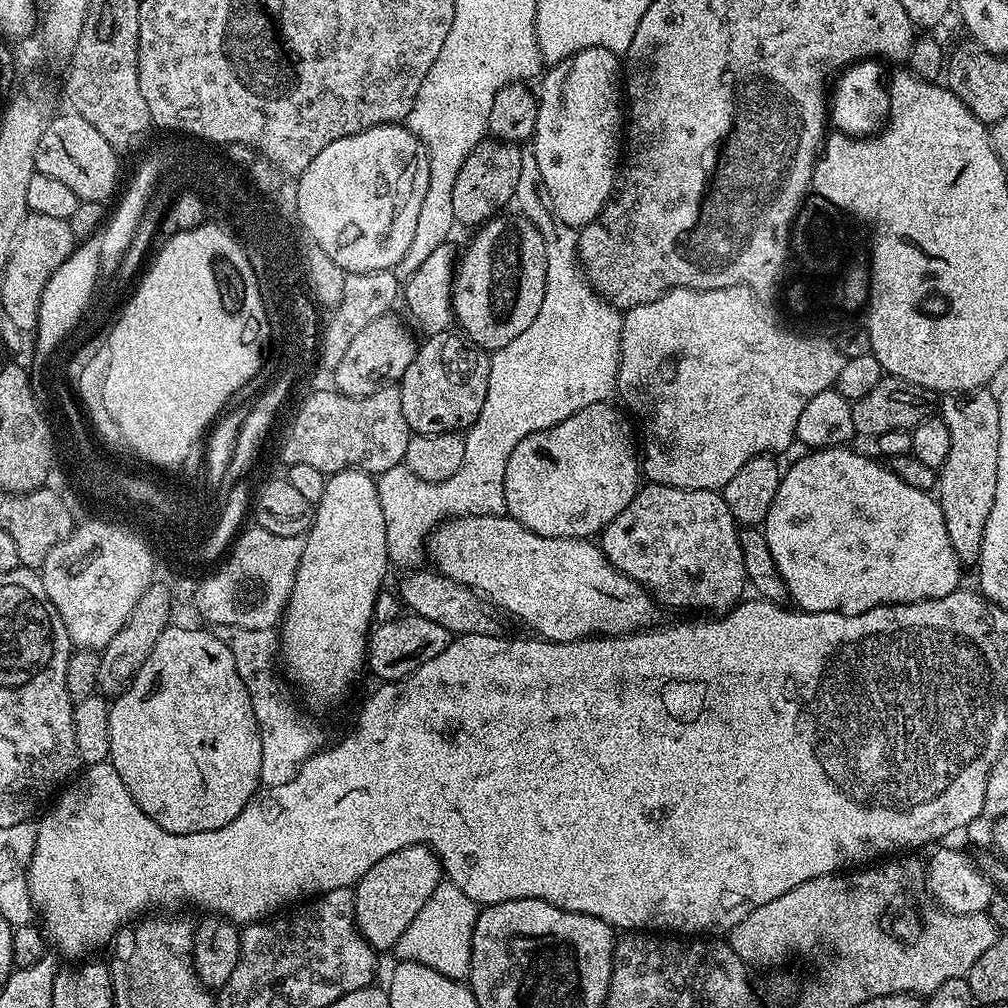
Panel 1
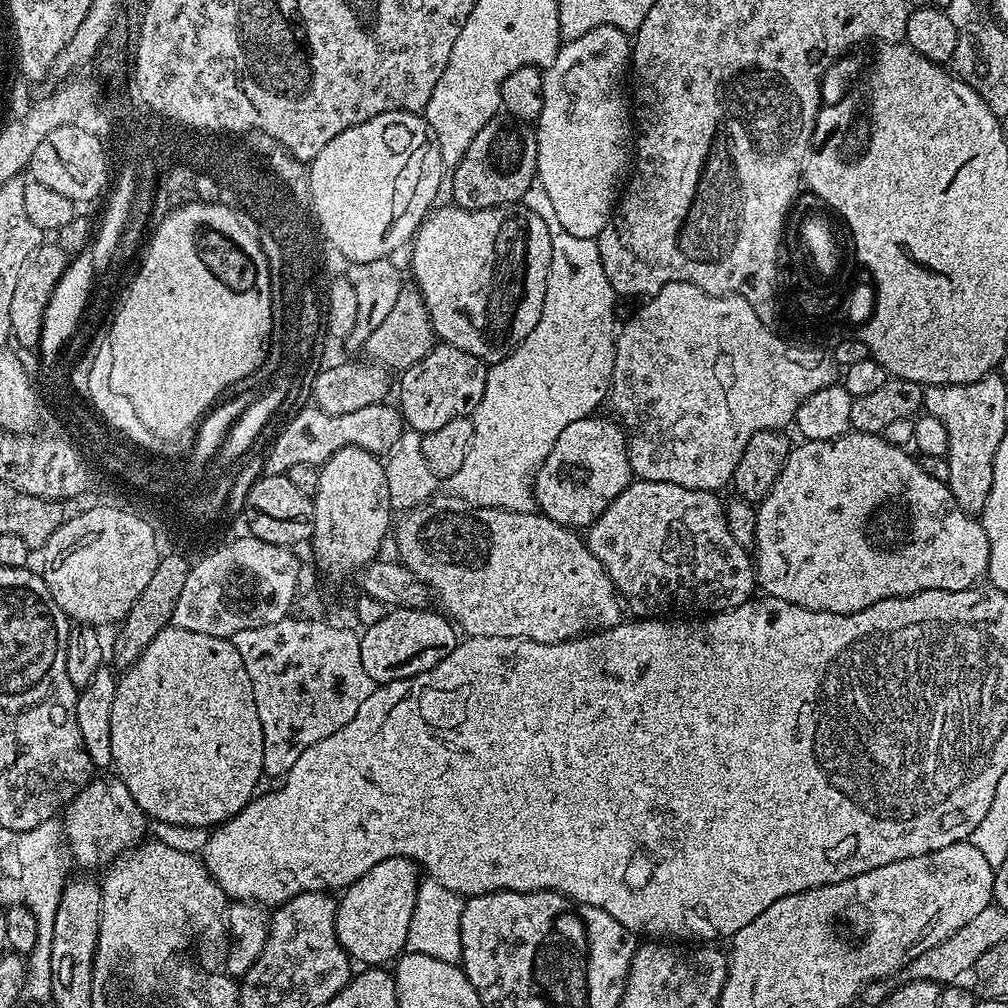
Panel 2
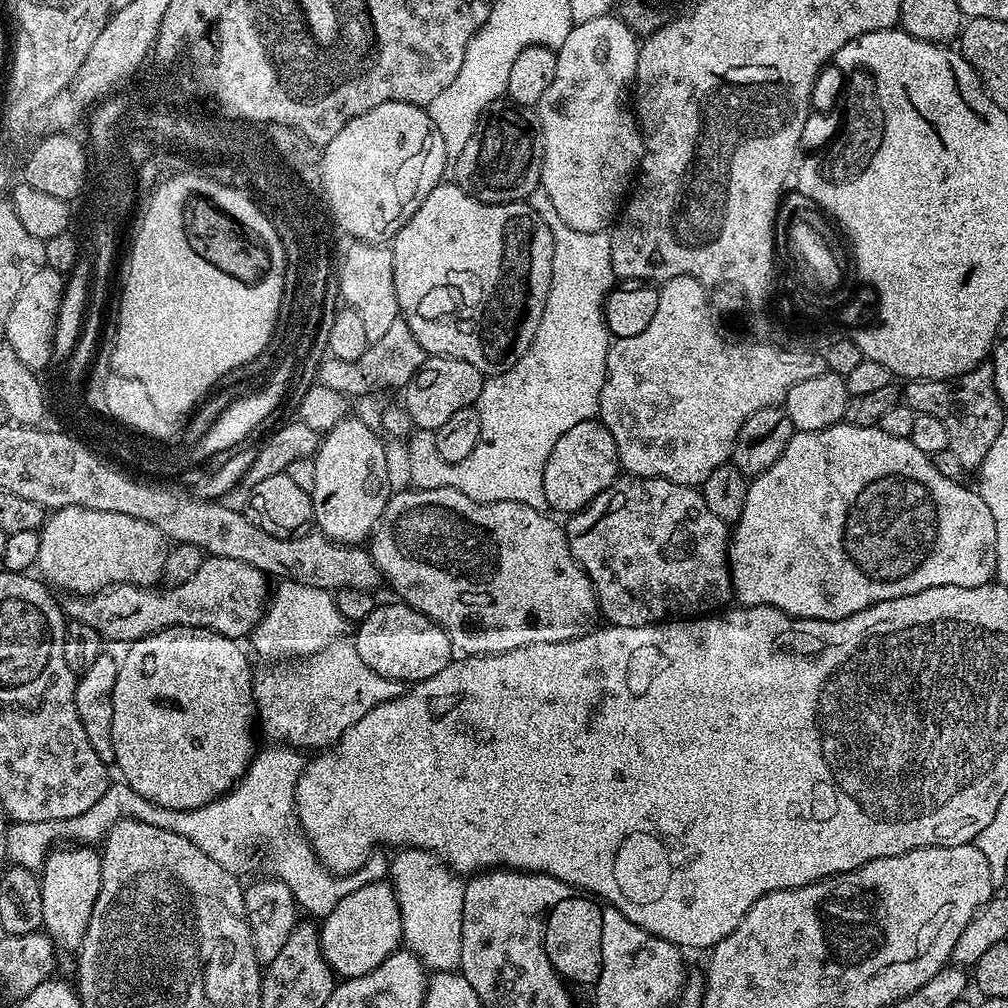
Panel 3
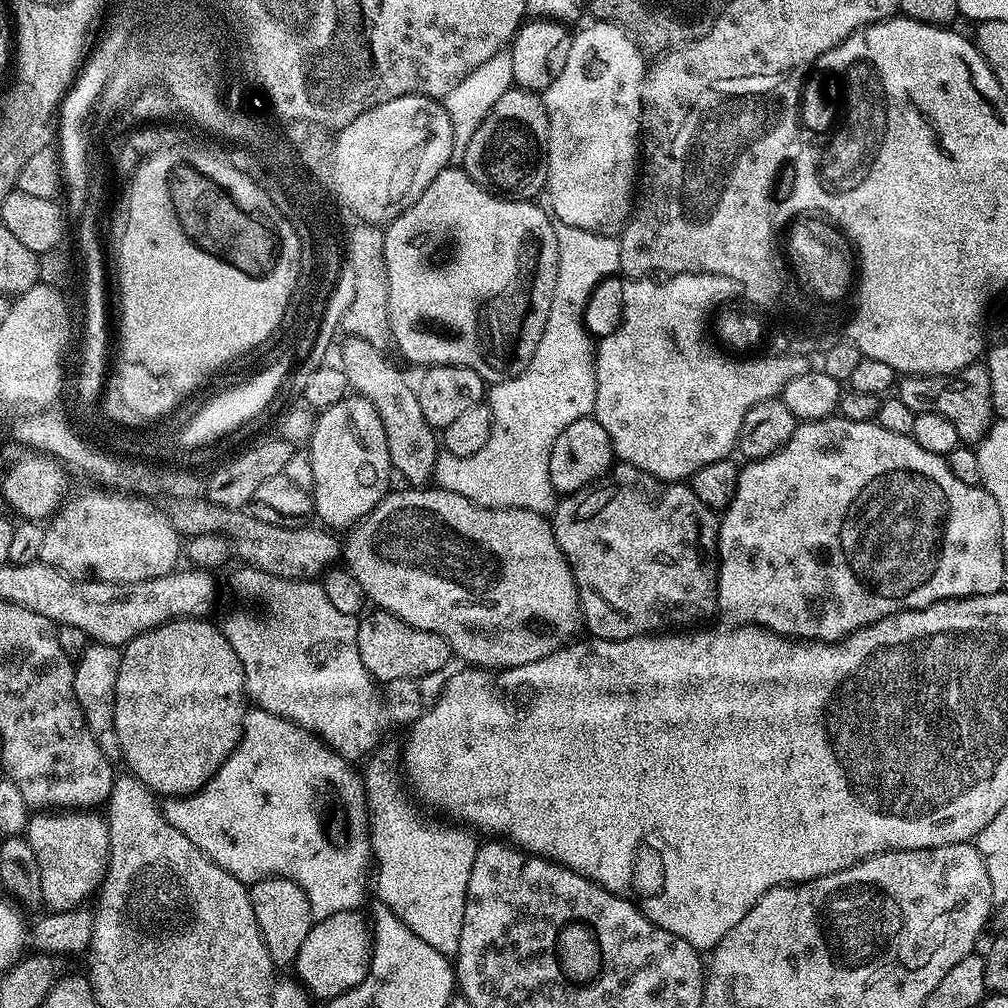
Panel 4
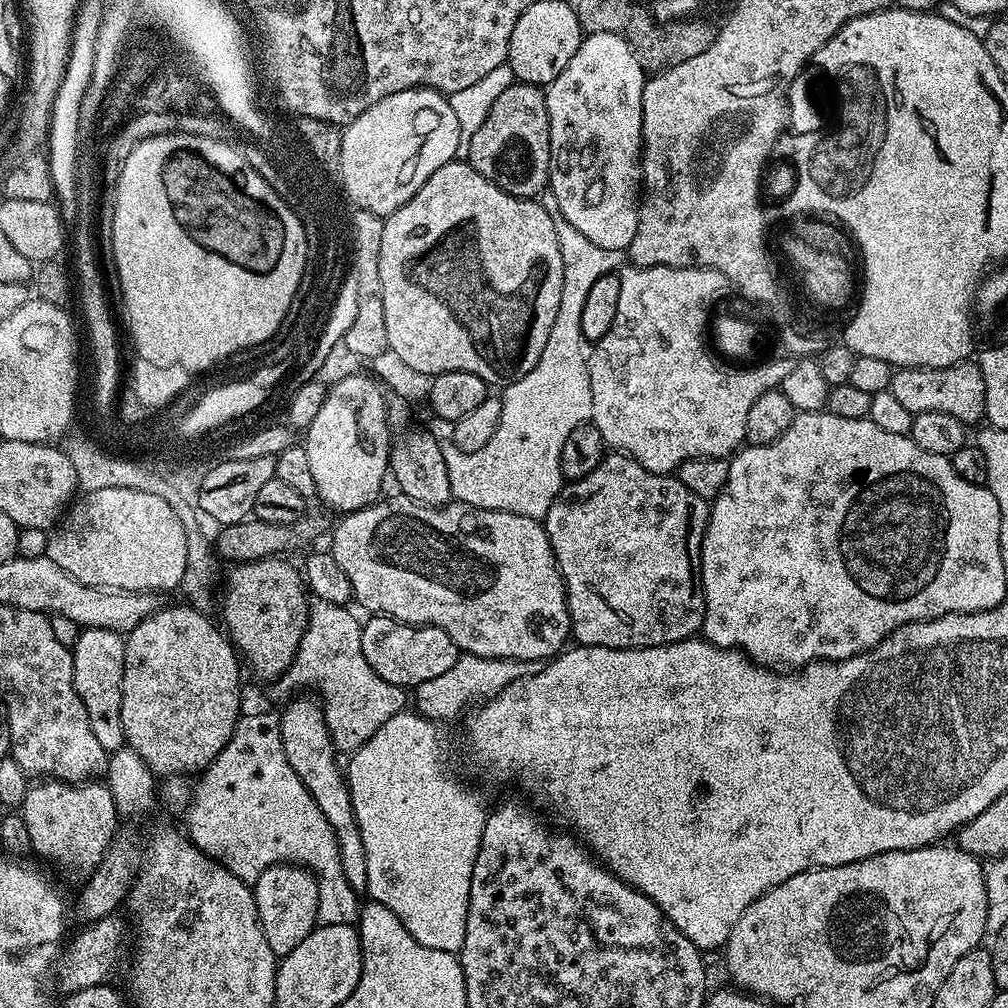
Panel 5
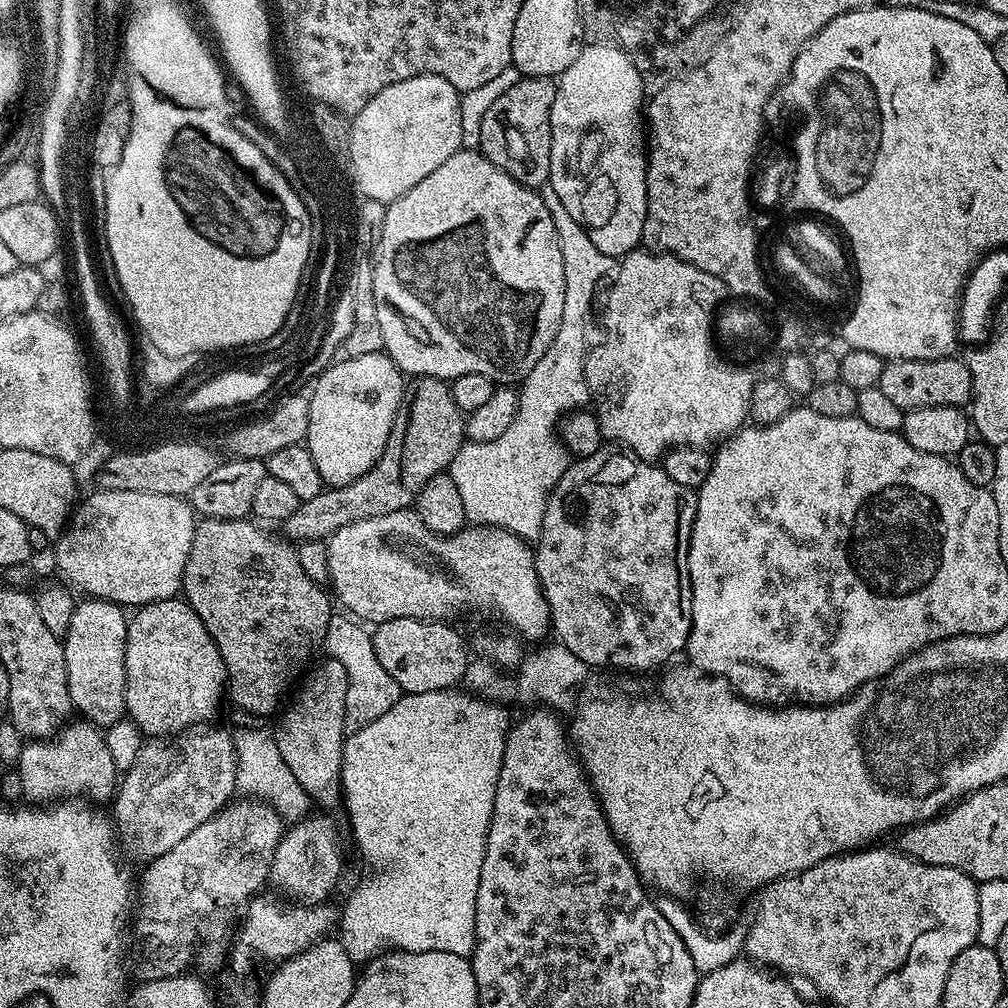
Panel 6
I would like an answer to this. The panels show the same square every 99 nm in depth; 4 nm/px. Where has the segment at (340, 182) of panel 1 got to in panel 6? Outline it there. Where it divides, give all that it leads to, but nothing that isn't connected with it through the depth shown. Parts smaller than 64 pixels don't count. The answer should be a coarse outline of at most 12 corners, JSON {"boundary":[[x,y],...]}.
{"boundary":[[441,76],[370,98],[350,138],[387,206],[461,151]]}

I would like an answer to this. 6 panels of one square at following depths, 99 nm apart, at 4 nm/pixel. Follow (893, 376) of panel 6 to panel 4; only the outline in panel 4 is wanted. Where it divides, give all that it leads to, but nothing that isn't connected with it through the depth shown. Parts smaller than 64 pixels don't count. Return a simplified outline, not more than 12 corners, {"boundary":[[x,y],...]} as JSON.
{"boundary":[[984,362],[952,376],[904,376],[898,395],[916,413],[950,418],[979,445],[994,423]]}

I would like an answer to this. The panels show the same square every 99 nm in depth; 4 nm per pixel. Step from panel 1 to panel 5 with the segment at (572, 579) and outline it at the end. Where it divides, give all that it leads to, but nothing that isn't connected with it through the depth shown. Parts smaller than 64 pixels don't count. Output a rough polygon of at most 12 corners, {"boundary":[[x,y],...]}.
{"boundary":[[385,495],[332,532],[365,613],[461,653],[569,643],[541,521]]}

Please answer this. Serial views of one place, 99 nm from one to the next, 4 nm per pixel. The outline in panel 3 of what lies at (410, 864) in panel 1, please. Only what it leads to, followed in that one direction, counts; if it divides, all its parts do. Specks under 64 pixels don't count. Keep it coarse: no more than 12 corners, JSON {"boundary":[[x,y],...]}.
{"boundary":[[391,883],[346,894],[319,929],[337,977],[370,974],[404,939]]}

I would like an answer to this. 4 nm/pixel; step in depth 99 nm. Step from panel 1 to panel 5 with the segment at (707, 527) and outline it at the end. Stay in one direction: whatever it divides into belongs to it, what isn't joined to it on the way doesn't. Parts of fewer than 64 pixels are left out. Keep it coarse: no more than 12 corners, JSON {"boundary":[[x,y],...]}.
{"boundary":[[613,451],[543,518],[580,646],[704,627],[709,501]]}

